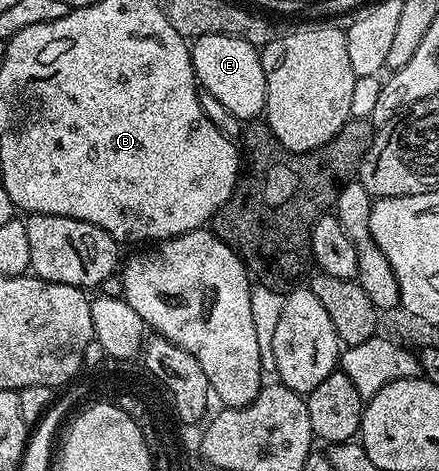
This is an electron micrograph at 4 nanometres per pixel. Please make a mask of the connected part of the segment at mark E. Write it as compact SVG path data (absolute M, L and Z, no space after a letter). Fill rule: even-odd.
M210 34L190 43L191 63L198 85L208 90L233 116L240 120L255 120L267 109L267 85L260 51L240 38L228 34Z

